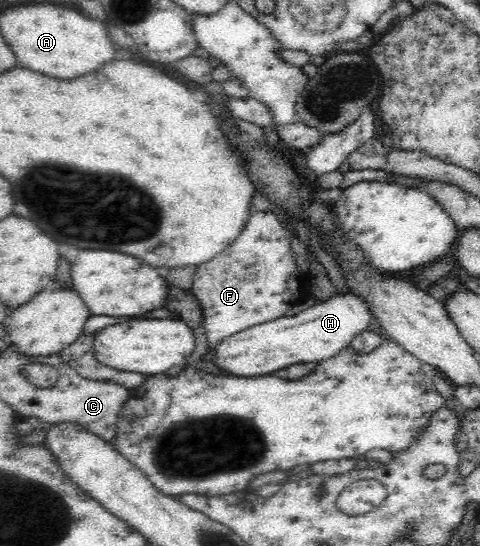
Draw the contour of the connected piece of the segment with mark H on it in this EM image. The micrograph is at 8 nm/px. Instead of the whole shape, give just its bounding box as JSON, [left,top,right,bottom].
[213,291,373,377]

